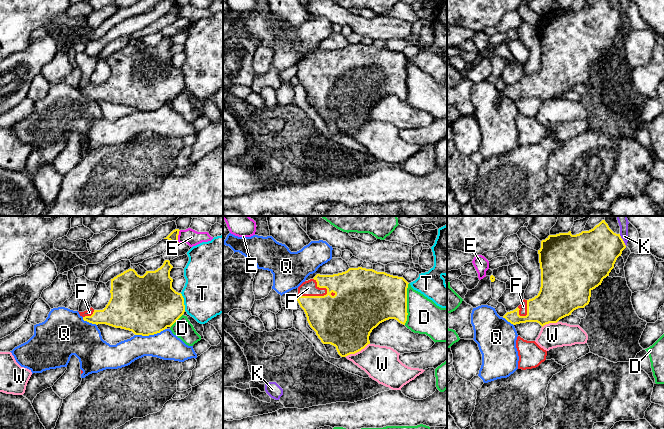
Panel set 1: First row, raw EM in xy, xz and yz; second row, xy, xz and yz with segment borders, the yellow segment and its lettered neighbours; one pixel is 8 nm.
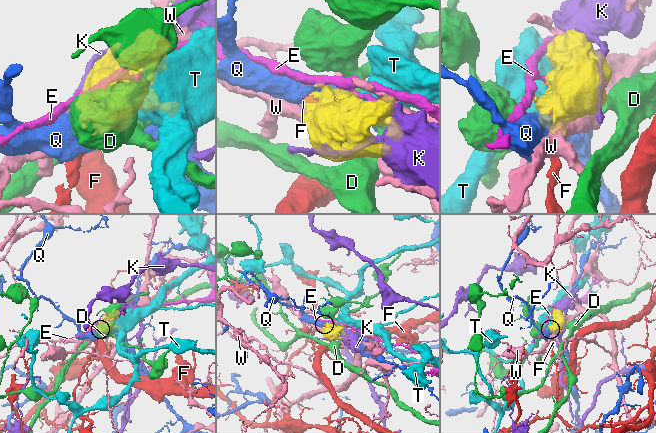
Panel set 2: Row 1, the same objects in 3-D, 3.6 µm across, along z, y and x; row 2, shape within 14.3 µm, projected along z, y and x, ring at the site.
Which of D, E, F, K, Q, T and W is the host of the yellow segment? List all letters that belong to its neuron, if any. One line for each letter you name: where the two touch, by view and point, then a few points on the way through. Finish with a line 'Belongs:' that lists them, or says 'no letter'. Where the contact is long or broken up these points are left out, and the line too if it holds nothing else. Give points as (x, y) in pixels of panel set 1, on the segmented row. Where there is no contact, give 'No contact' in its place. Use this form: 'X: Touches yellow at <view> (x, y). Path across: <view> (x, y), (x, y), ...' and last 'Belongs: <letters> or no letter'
F: Touches yellow at xz (314, 296)
Belongs: F

